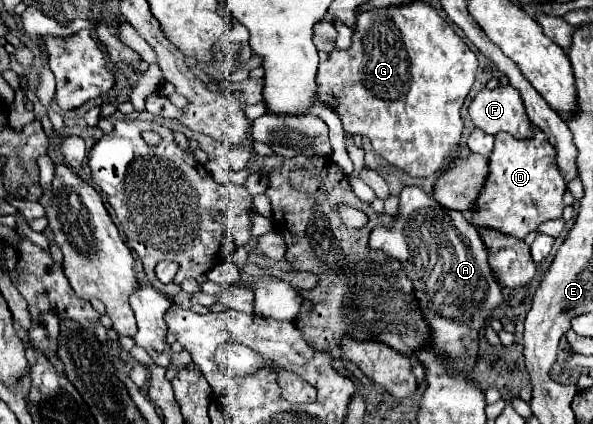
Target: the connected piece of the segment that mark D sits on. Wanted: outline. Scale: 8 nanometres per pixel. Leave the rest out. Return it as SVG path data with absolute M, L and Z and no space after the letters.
M533 125L531 139L515 139L509 133L497 133L495 149L489 157L489 167L491 169L485 181L485 191L481 191L477 207L467 213L471 223L479 227L493 227L523 239L541 223L561 219L565 209L563 193L567 187L555 159L555 147L539 127Z

